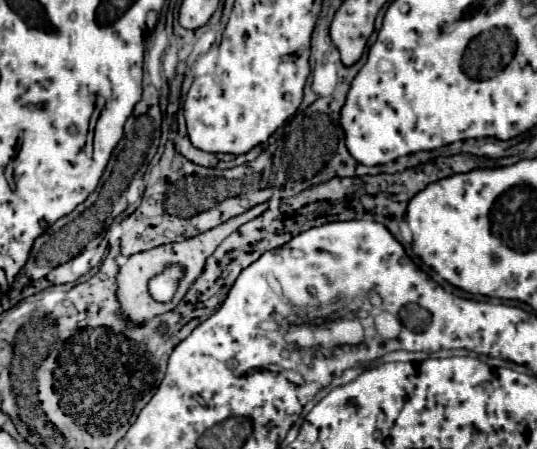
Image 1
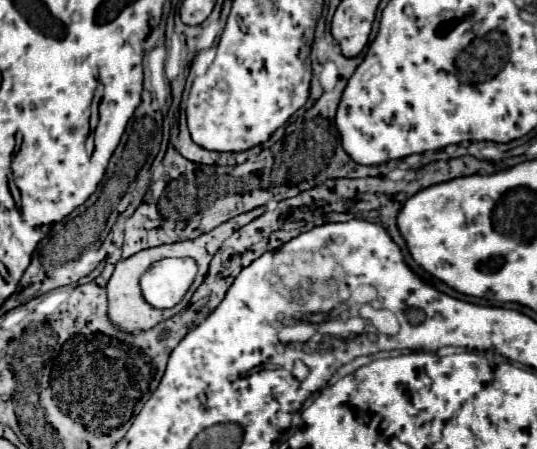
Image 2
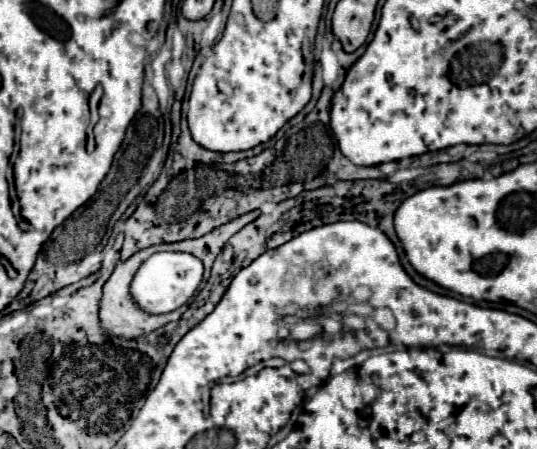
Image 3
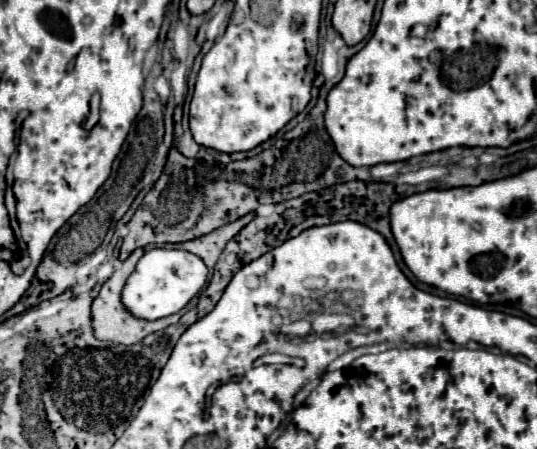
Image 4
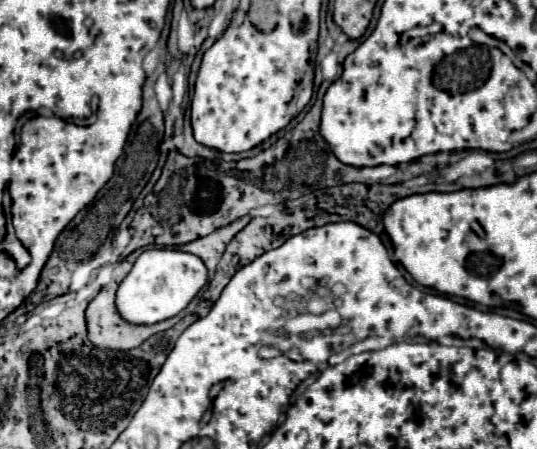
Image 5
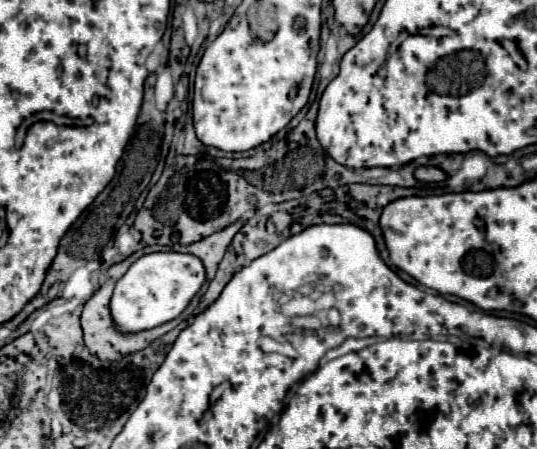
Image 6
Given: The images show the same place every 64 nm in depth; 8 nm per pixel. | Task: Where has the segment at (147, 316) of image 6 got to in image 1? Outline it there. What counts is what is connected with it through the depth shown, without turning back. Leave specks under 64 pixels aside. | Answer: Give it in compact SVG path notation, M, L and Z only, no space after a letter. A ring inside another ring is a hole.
M170 266L162 274L152 278L150 280L150 294L152 294L152 298L158 300L158 302L168 302L172 298L172 294L176 292L176 282L178 282L180 276L182 276L182 268Z

